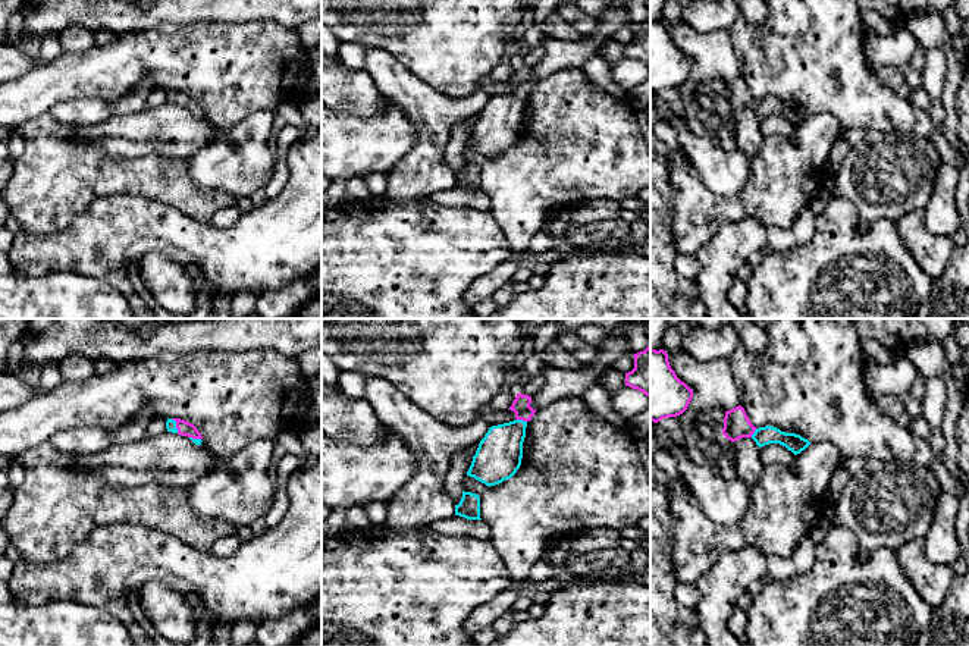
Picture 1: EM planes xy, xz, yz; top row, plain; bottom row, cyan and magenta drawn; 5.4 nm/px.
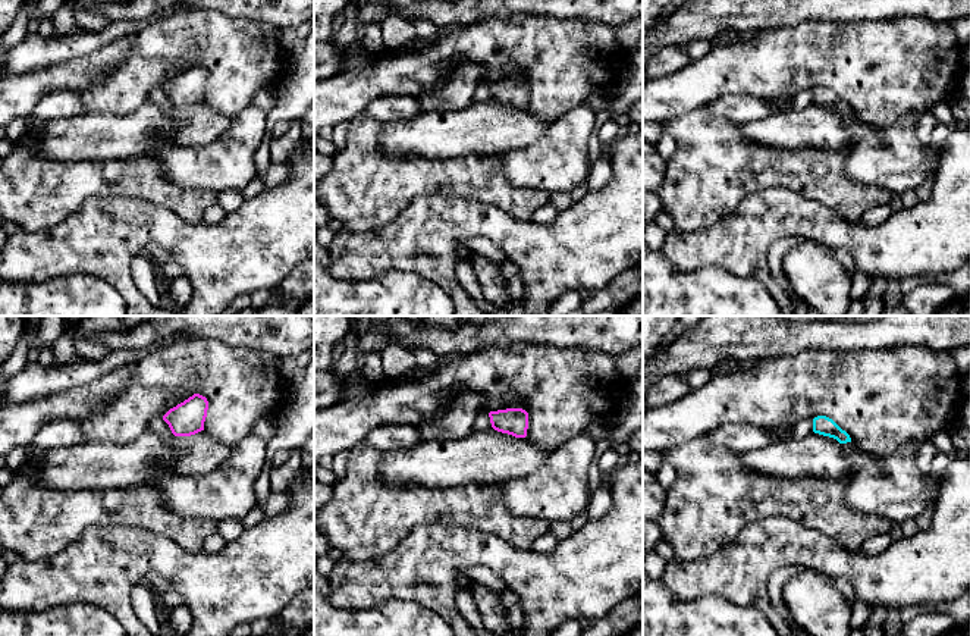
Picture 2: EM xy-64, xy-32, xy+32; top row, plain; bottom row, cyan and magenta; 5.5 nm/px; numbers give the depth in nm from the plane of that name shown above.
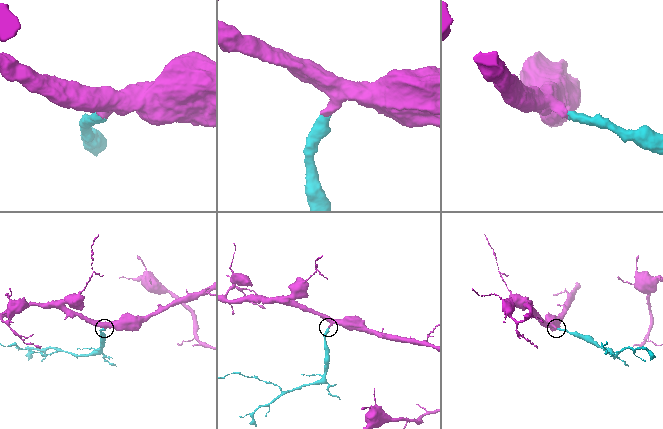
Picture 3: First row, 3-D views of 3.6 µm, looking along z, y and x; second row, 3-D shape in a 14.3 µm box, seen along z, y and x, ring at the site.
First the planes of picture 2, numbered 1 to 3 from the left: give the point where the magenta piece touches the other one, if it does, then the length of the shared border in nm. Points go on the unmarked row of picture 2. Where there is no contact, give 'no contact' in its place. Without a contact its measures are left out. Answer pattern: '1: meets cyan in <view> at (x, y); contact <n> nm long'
1: no contact
2: no contact
3: no contact

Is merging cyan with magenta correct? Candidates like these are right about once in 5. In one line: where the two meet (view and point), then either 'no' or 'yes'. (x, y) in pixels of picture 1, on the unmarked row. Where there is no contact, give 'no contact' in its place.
xy (175, 96) | yes

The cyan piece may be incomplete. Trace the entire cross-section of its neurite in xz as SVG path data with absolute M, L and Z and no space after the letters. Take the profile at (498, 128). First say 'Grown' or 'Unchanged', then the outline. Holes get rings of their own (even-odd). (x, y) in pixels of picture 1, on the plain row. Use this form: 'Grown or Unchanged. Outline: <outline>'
Grown. Outline: M517 65L508 79L515 84L515 91L489 98L479 115L467 147L490 159L511 150L517 144L523 129L526 98L536 84L530 75L531 68Z

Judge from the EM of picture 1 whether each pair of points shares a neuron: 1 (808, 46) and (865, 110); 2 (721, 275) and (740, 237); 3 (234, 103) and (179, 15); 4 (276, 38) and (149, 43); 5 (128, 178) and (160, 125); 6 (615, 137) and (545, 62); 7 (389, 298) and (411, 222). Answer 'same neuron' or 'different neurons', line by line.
1: same neuron
2: same neuron
3: different neurons
4: same neuron
5: different neurons
6: different neurons
7: same neuron

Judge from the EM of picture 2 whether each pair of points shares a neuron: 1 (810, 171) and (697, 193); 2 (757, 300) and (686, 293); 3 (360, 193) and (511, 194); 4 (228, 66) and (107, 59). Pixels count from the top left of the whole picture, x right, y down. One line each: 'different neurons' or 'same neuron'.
1: same neuron
2: same neuron
3: same neuron
4: same neuron

